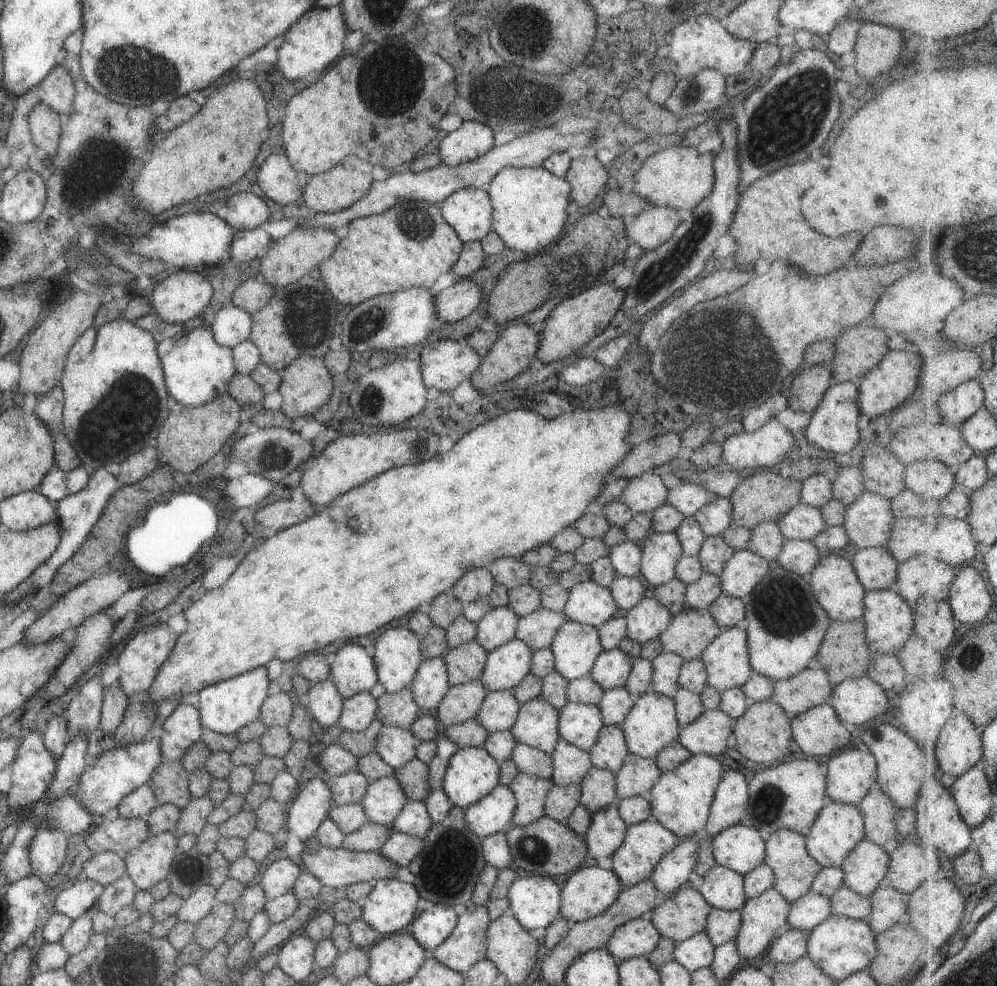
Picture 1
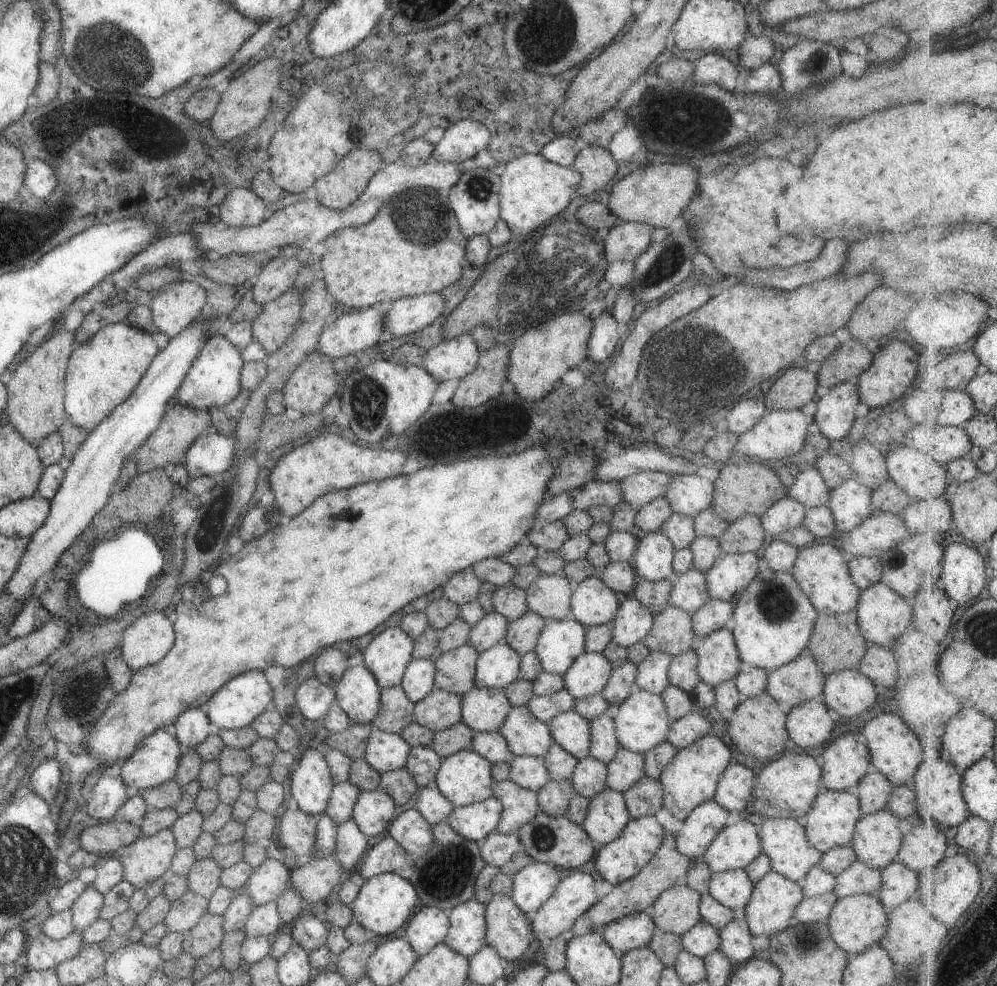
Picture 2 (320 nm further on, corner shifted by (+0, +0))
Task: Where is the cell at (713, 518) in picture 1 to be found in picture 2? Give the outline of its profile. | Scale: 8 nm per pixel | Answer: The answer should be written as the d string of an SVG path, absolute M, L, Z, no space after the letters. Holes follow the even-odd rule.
M695 474L671 475L664 496L673 513L691 517L710 508L712 482Z

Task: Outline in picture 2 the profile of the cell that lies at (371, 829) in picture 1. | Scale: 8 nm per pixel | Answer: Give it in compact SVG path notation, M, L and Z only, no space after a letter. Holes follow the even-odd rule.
M331 854L327 858L311 858L308 863L291 870L289 887L298 892L303 904L308 907L319 900L324 901L333 886L341 882L344 876Z

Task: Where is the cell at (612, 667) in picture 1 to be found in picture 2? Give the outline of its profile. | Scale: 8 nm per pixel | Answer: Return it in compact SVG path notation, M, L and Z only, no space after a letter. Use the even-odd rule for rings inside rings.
M583 651L562 674L563 686L574 699L582 699L602 690L612 666L601 653Z

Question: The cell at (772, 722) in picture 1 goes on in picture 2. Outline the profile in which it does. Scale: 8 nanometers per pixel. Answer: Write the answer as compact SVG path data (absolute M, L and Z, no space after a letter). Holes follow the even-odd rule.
M765 691L746 699L741 698L740 703L733 709L726 728L737 751L765 762L784 752L785 740L788 738L784 725L786 714L777 705Z

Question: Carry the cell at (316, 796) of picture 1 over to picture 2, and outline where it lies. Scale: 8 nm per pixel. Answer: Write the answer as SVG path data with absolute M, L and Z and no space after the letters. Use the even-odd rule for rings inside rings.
M307 748L290 773L290 805L313 816L322 814L334 785L322 752Z

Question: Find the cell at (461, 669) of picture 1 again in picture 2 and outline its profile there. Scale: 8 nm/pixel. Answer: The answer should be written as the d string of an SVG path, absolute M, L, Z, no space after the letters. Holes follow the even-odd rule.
M467 643L433 657L436 672L434 687L456 694L464 695L473 687L474 664L478 652Z

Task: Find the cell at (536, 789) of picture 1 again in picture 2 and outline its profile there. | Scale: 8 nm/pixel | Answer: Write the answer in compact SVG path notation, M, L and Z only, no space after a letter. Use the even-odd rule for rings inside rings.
M508 778L492 781L491 790L492 795L501 803L501 816L495 825L495 833L515 833L539 811L536 792L517 786Z

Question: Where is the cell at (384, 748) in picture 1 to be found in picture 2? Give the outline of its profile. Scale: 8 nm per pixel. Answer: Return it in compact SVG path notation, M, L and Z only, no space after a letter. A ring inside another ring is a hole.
M373 728L362 758L381 774L403 767L409 749L410 746L398 734Z

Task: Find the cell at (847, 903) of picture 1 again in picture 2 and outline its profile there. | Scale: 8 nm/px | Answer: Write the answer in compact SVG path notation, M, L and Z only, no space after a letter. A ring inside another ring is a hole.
M857 860L834 876L832 891L836 898L847 895L873 894L880 885L880 870L866 867Z

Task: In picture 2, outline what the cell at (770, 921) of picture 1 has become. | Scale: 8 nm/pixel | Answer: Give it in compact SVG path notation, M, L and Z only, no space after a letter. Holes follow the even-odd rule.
M770 870L753 885L751 896L739 915L746 922L752 936L764 935L769 938L792 923L794 910L804 897L796 882Z

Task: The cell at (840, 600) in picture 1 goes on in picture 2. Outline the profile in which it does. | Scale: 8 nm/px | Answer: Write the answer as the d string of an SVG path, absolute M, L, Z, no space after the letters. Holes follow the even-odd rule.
M828 543L811 544L797 550L789 573L797 588L811 603L817 615L834 615L847 612L857 604L860 590L852 583L842 552Z

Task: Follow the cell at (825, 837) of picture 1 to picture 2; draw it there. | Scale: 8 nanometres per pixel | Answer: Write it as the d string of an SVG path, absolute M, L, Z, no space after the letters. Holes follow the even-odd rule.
M821 788L800 823L809 846L823 854L833 847L845 846L851 840L856 820L859 819L858 800L852 790L832 791Z

